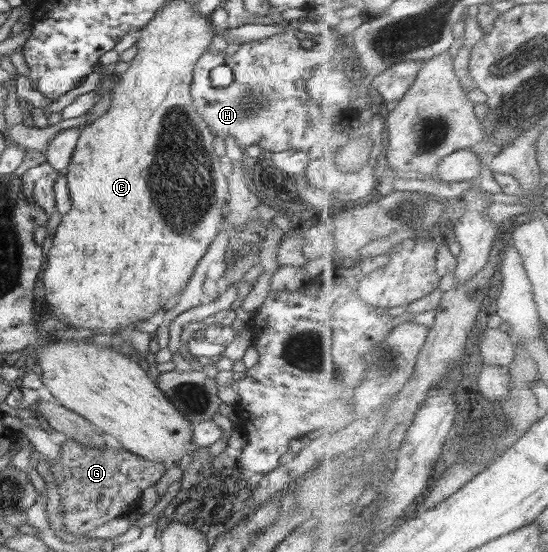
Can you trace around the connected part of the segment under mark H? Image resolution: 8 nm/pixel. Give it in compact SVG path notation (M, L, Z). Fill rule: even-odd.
M286 26L285 32L271 37L242 43L233 55L227 55L226 51L211 53L207 48L196 62L192 74L190 91L194 110L207 123L215 137L233 136L241 148L257 144L267 154L286 150L303 151L308 154L313 163L322 162L326 156L334 157L334 144L342 137L345 129L335 128L335 126L346 124L346 122L337 122L337 117L333 112L325 114L315 104L306 89L306 81L312 76L314 69L318 65L327 67L331 64L331 46L325 46L325 50L317 50L317 42L307 33L293 26ZM221 65L229 66L234 76L231 86L224 89L213 86L210 81L211 70Z

